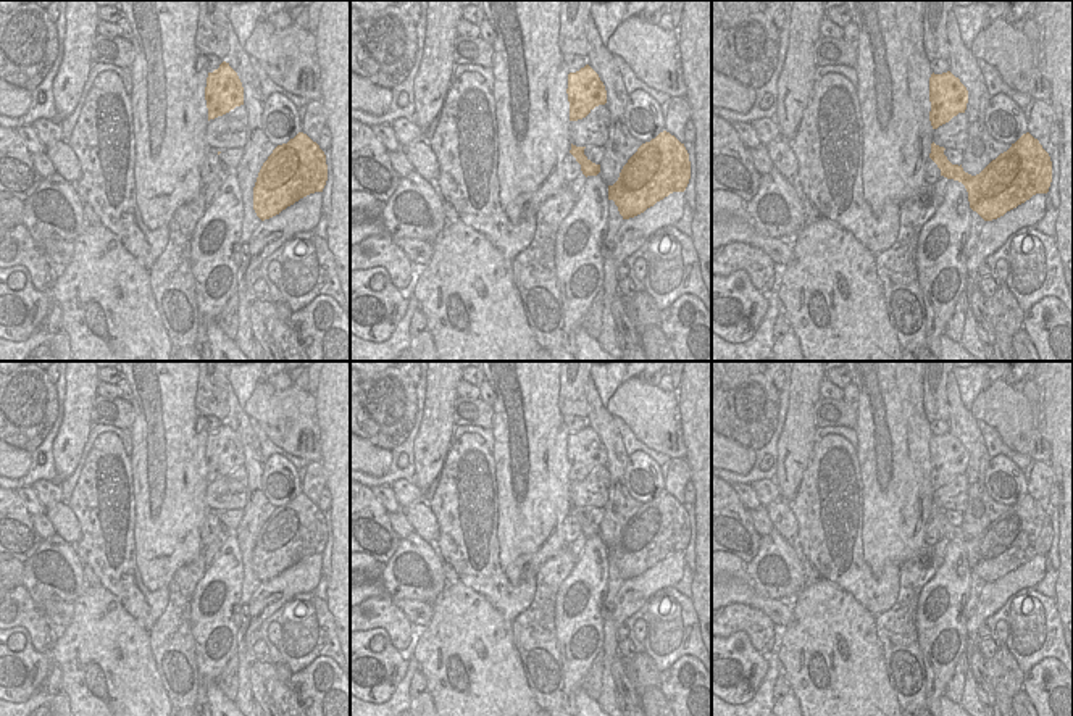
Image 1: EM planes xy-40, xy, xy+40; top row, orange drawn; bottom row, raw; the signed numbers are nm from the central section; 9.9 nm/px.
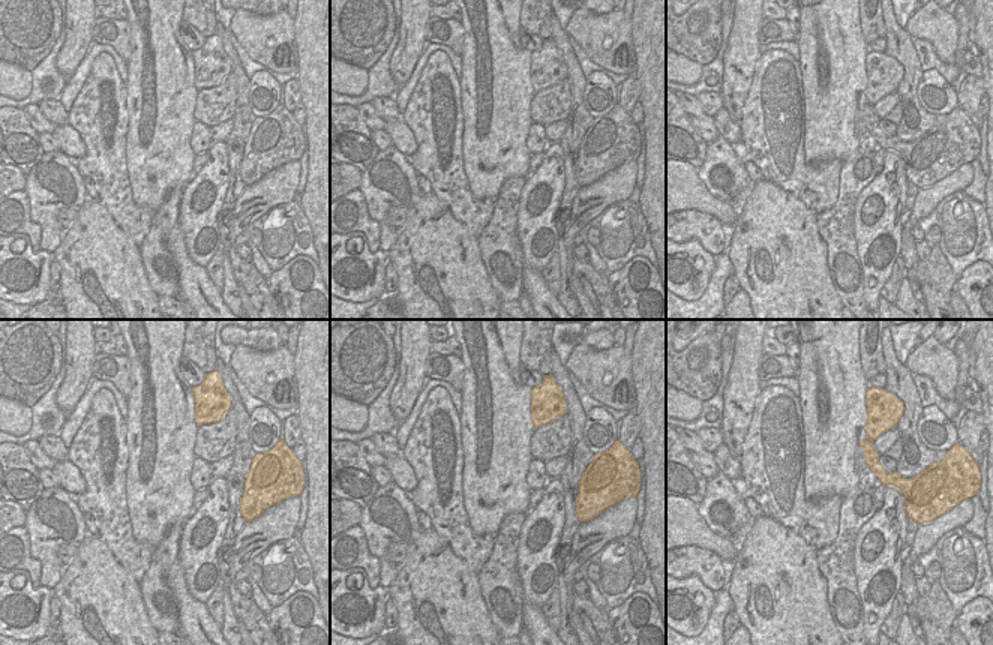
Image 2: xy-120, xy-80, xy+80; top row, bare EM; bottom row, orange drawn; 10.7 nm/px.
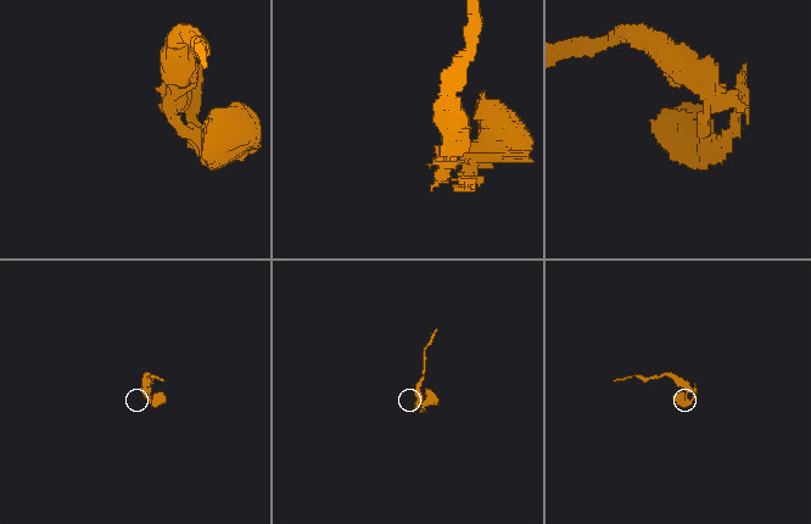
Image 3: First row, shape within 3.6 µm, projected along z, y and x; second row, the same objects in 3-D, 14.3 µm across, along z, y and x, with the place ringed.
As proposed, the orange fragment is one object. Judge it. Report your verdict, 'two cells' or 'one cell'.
two cells

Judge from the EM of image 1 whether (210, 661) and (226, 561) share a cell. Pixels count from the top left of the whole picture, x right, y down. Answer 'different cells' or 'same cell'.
same cell

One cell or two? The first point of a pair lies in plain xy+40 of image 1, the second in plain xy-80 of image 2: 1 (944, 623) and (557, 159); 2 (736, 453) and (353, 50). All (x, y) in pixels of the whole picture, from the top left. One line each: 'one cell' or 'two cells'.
1: one cell
2: two cells

